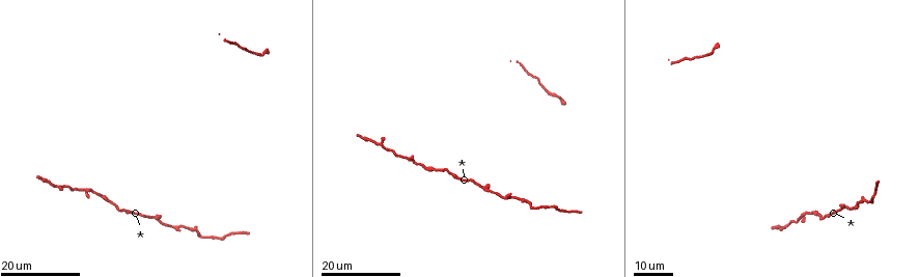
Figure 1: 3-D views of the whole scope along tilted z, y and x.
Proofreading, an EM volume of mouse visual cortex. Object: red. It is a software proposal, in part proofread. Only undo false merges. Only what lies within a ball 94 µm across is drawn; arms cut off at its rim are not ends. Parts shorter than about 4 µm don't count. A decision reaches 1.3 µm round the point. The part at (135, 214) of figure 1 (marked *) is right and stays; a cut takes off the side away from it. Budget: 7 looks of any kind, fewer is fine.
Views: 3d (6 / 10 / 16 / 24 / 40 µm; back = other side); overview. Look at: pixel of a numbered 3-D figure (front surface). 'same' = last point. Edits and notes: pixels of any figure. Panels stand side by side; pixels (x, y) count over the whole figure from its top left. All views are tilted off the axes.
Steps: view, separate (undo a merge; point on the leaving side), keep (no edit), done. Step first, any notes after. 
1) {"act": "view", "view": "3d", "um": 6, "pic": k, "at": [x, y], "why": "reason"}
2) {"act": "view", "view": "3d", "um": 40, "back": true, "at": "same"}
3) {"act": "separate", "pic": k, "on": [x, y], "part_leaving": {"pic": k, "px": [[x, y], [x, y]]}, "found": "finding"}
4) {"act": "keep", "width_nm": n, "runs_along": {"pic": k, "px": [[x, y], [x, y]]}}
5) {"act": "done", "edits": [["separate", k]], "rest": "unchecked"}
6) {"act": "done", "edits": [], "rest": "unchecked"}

{"act": "view", "view": "3d", "um": 16, "pic": 1, "at": [483, 190], "why": "three arms meet"}

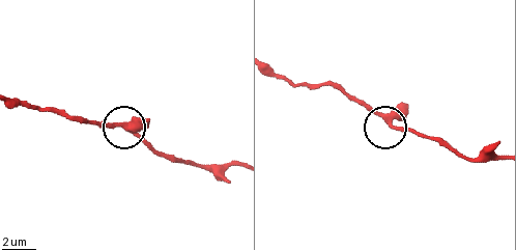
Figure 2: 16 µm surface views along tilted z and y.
{"act": "view", "view": "3d", "um": 10, "pic": 2, "at": [389, 120], "why": "closer look"}

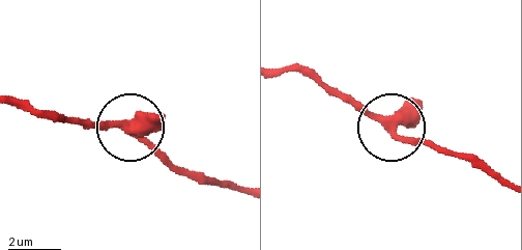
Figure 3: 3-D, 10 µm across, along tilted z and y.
{"act": "keep", "runs_along": {"pic": 3, "px": [[284, 72], [311, 74], [398, 131], [445, 153]]}, "found": "all the same cell"}

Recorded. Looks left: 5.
{"act": "view", "view": "3d", "um": 16, "pic": 1, "at": [382, 145], "why": "side arm on a straight run"}

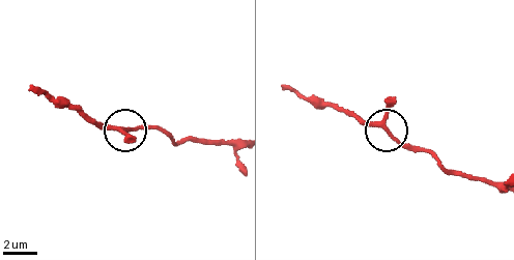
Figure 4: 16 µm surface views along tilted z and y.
{"act": "view", "view": "3d", "um": 6, "pic": 4, "at": [382, 129]}

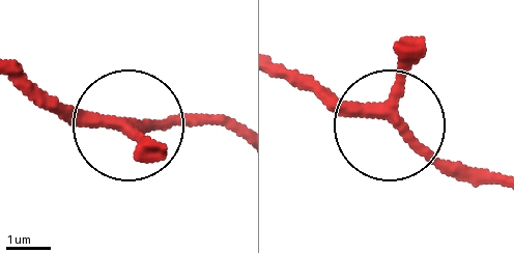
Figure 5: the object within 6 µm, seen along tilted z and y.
{"act": "keep", "runs_along": {"pic": 5, "px": [[501, 184], [434, 167], [381, 115], [326, 106], [296, 80]]}, "found": "all the same cell"}

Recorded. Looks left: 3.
{"act": "view", "view": "3d", "um": 24, "pic": 1, "at": [83, 191]}

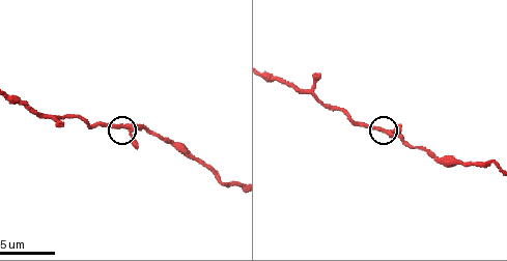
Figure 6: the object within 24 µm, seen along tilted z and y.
{"act": "view", "view": "3d", "um": 6, "pic": 6, "at": [121, 125]}

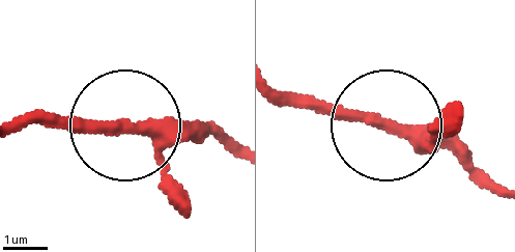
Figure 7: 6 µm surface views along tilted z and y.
{"act": "keep", "width_nm": 270, "runs_along": {"pic": 7, "px": [[233, 154], [203, 133], [15, 117]]}, "found": "all the same cell"}

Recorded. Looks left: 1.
{"act": "done", "edits": [], "rest": "unchecked"}

